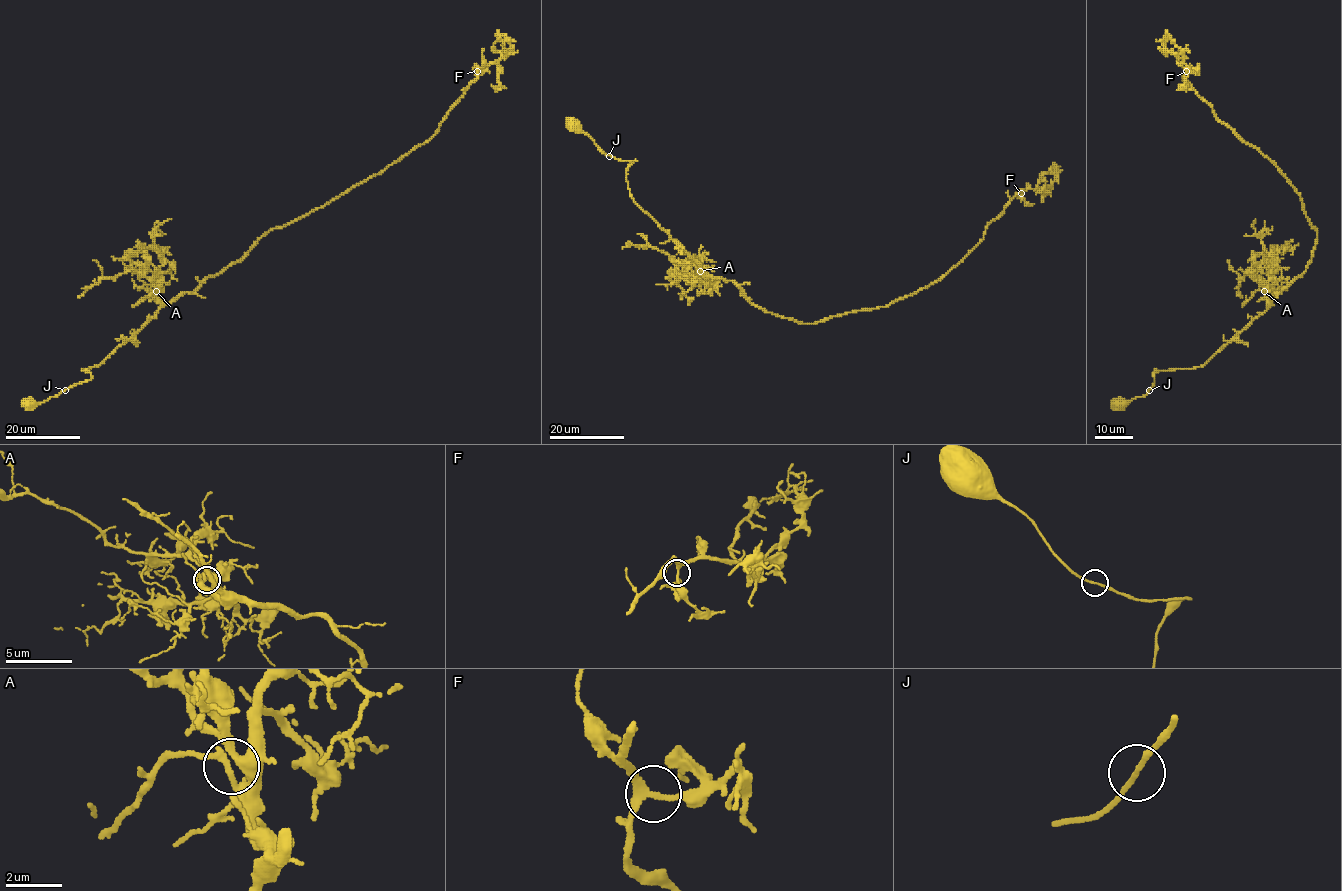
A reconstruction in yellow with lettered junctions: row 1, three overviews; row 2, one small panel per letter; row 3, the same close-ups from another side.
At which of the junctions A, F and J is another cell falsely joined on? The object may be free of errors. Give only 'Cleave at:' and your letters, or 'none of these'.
Cleave at: none of these

